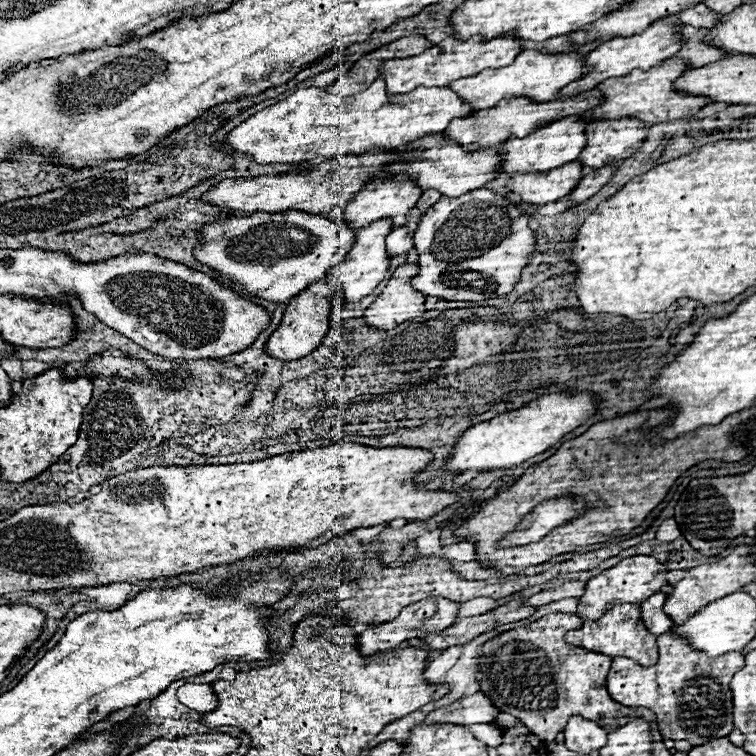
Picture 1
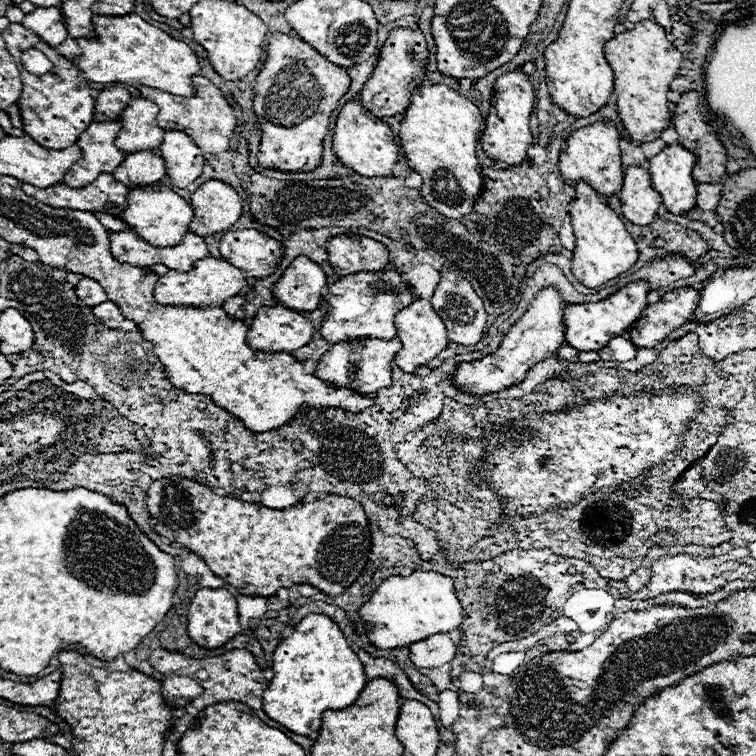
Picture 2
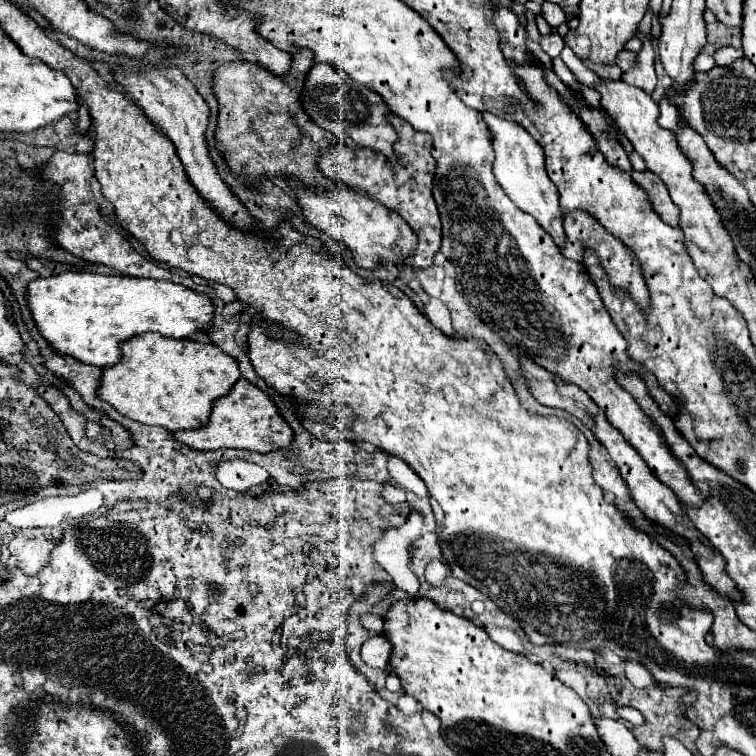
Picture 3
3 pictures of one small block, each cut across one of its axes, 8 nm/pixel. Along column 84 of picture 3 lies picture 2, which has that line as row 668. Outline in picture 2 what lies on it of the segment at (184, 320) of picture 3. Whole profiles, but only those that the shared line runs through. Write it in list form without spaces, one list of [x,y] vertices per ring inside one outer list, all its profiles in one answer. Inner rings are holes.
[[[308,614],[298,622],[292,634],[276,646],[272,662],[274,678],[262,696],[262,708],[272,720],[300,736],[316,734],[324,710],[352,706],[366,686],[366,674],[356,652],[348,646],[340,626],[324,614]]]

